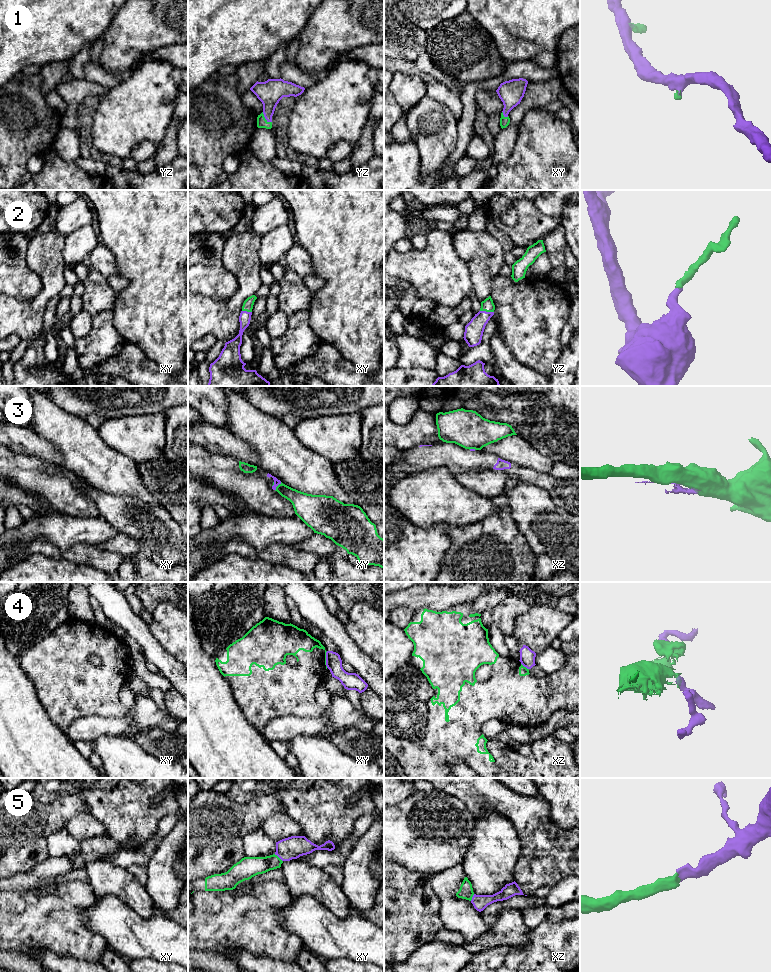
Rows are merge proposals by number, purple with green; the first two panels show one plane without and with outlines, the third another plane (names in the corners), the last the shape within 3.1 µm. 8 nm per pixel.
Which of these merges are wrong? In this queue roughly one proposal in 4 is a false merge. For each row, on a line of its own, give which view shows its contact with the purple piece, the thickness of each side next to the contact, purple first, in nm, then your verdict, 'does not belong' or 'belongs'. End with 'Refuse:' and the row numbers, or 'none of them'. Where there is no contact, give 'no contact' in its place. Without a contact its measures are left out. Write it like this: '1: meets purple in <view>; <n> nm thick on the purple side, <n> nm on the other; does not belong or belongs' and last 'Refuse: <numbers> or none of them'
1: meets purple in yz; 200 nm thick on the purple side, 80 nm on the other; belongs
2: meets purple in yz; 150 nm thick on the purple side, 100 nm on the other; belongs
3: meets purple in xy; 50 nm thick on the purple side, 160 nm on the other; does not belong
4: meets purple in xy; 130 nm thick on the purple side, 150 nm on the other; does not belong
5: meets purple in xy; 180 nm thick on the purple side, 160 nm on the other; belongs
Refuse: 3, 4

